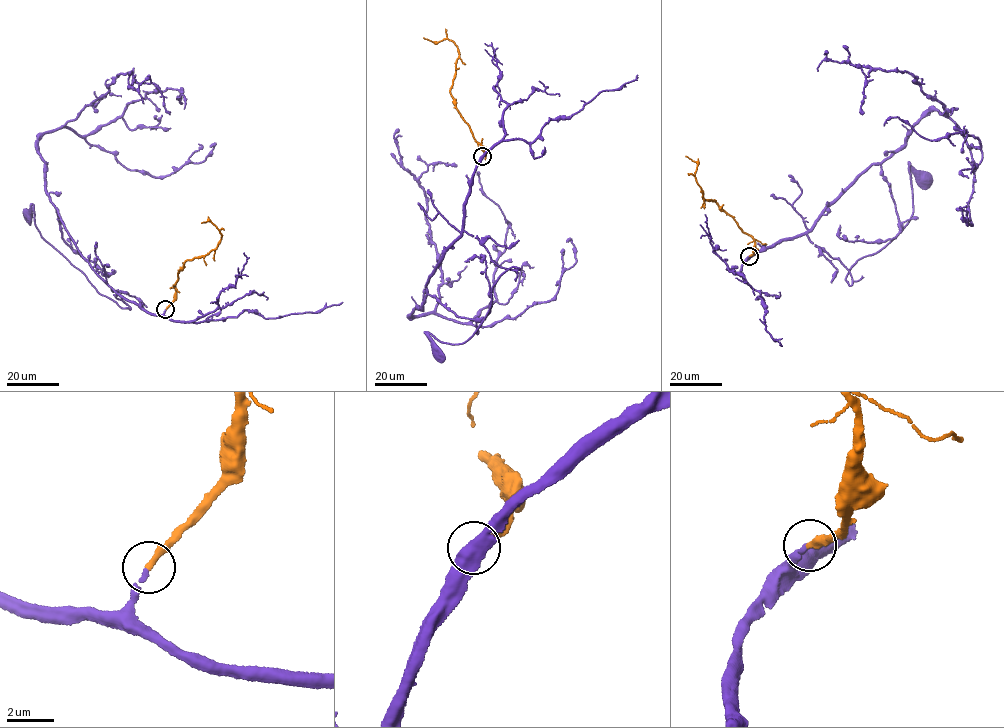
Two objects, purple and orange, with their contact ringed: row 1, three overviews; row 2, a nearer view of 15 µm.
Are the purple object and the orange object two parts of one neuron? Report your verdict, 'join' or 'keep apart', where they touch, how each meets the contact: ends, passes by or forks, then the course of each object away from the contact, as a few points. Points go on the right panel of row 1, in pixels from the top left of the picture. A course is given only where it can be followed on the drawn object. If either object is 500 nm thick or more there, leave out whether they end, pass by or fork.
join; at (749, 256); purple ends there; orange ends there; purple runs (749, 255), (806, 234), (845, 266), (849, 286), (857, 260), (909, 221), (909, 167), (924, 178); orange runs (749, 255), (754, 251), (754, 239), (718, 203), (703, 198), (695, 175), (697, 164), (685, 156)

